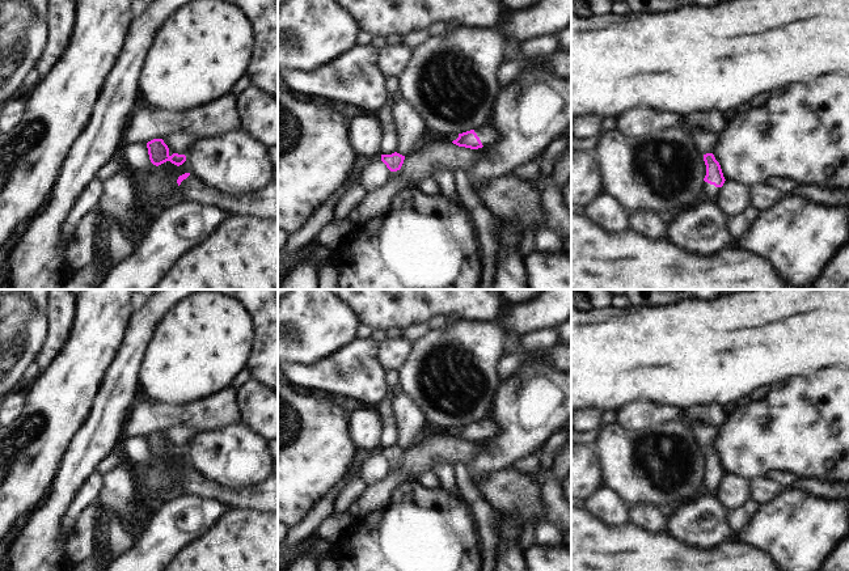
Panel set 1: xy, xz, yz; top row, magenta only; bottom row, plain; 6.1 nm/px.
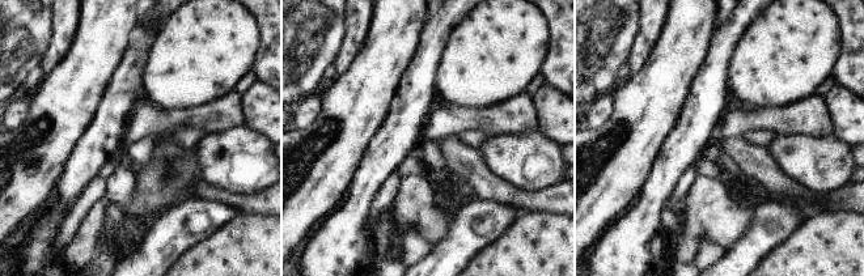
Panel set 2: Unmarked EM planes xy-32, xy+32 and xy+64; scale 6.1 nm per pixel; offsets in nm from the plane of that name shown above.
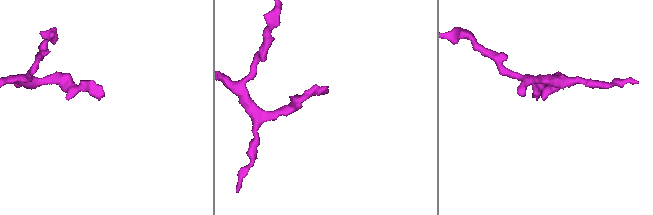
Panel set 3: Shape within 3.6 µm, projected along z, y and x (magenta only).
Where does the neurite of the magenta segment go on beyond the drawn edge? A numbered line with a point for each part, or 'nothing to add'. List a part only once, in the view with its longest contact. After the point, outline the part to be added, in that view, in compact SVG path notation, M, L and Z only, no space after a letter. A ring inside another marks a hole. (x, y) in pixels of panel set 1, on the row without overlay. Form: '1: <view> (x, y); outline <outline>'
1: xz (488, 427); outline M487 416L481 422L476 422L474 426L480 431L482 439L489 439L498 433L498 424L493 416Z

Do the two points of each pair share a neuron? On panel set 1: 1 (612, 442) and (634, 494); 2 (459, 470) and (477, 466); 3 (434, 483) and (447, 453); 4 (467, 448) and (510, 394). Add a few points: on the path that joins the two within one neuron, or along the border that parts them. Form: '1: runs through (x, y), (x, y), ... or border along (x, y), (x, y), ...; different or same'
1: runs through (624, 455), (628, 459), (628, 466), (634, 481); same
2: border along (463, 464), (473, 481); different
3: border along (429, 469), (417, 476); different
4: border along (482, 442), (478, 451), (464, 464); different

